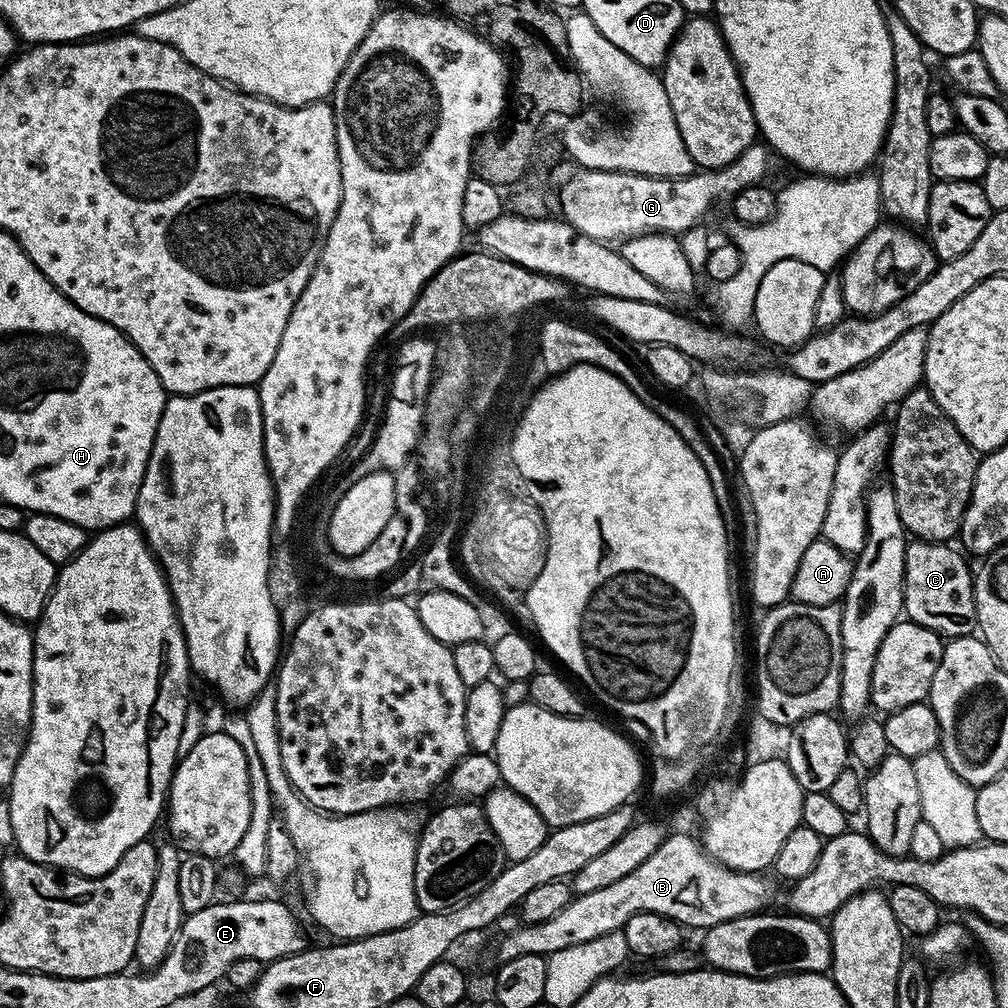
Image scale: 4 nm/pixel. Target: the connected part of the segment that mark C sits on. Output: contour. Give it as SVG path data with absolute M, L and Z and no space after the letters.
M913 539L904 550L904 606L903 615L916 624L926 626L942 638L970 636L977 631L976 590L973 569L968 569L965 557L948 548L947 543Z

